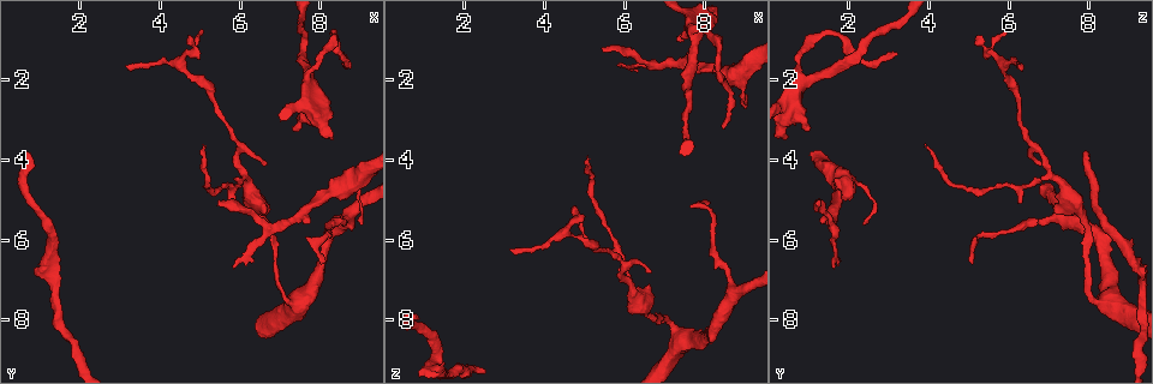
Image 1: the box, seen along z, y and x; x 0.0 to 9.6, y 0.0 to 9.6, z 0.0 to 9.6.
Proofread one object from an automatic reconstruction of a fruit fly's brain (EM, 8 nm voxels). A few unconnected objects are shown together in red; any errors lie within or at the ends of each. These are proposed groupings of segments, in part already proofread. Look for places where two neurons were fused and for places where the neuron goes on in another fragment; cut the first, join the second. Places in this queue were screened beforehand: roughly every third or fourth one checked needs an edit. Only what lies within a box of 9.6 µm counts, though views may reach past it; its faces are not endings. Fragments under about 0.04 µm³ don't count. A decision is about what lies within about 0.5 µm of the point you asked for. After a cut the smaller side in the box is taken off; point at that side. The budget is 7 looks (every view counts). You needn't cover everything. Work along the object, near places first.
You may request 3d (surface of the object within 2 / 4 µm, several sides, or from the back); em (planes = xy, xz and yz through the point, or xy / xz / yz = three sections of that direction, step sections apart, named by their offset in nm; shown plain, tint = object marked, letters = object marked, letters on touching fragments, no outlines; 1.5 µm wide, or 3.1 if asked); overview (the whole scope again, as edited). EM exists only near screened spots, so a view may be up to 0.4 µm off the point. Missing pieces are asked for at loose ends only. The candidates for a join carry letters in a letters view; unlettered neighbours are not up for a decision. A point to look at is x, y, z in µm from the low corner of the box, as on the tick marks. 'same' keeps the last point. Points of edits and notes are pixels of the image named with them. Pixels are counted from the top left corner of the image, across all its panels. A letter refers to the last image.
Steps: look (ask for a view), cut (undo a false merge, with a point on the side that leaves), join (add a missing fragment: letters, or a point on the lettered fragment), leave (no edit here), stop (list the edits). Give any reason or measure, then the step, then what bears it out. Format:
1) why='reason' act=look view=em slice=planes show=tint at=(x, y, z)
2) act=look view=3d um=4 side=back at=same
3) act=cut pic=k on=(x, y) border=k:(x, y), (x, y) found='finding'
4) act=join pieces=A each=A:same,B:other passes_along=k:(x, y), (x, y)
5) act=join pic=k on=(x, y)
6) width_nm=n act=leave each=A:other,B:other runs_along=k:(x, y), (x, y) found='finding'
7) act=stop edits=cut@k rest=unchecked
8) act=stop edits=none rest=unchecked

why='a fork' act=look view=em slice=xz step=4 show=tint at=(6.05, 4.35, 7.10)

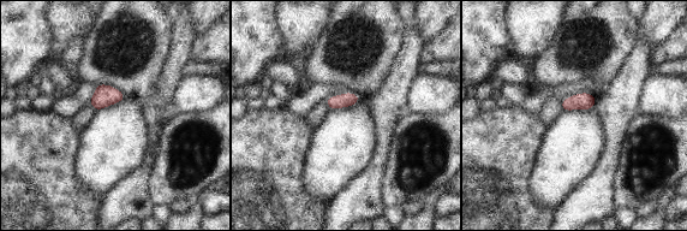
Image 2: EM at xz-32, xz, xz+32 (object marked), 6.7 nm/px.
act=look view=em slice=planes show=letters at=same

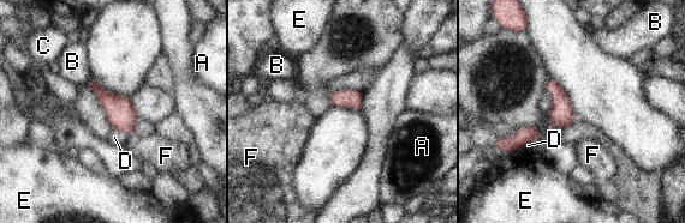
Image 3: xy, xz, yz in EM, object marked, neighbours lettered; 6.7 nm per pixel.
longest_contact=D:120nm act=leave each=A:other,B:other,C:other,D:other,E:other,F:other found='all the same neuron'

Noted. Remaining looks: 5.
why='an open end' act=look view=em slice=planes show=letters at=(0.65, 3.80, 7.95)

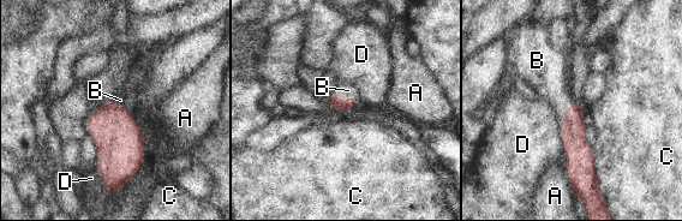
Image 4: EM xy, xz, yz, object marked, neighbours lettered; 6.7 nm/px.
act=join pieces=B each=A:other,B:same,C:other,D:other passes_along=4:(336, 101), (346, 97), (348, 90) found='the neuron continues'

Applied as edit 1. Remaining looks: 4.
why='a narrow waist' act=look view=3d um=2 at=(4.75, 1.90, 5.85)

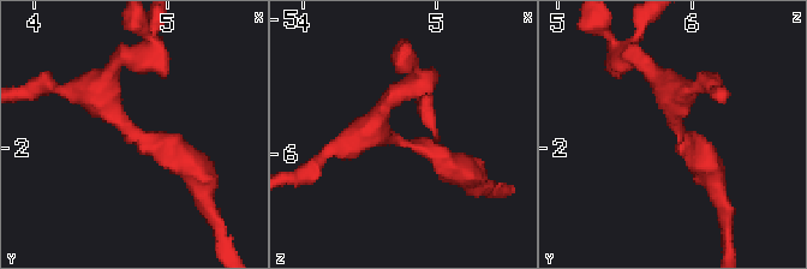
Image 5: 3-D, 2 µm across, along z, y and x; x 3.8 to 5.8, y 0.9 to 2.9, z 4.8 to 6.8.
why='now the EM' act=look view=em slice=planes show=tint at=(4.74, 1.90, 5.94)

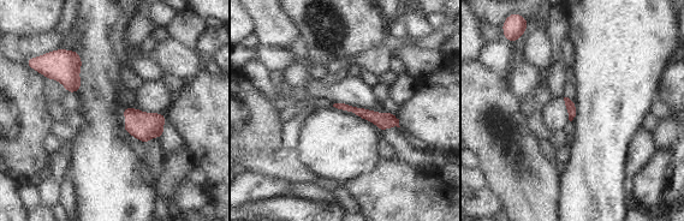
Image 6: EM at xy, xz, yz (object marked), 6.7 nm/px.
why='see the neighbours' act=look view=em slice=planes show=letters at=same

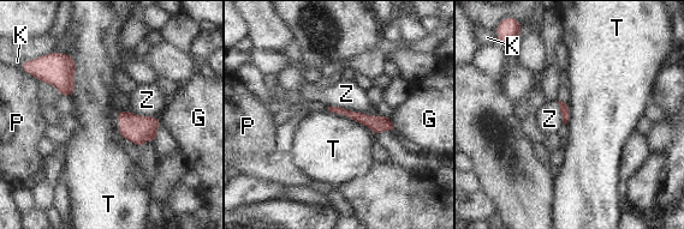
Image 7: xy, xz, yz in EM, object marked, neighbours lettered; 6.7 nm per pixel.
act=leave each=G:other,K:other,P:other,T:other,Z:other found='one neuron here'

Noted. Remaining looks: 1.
act=stop edits=join@4 rest=unchecked

